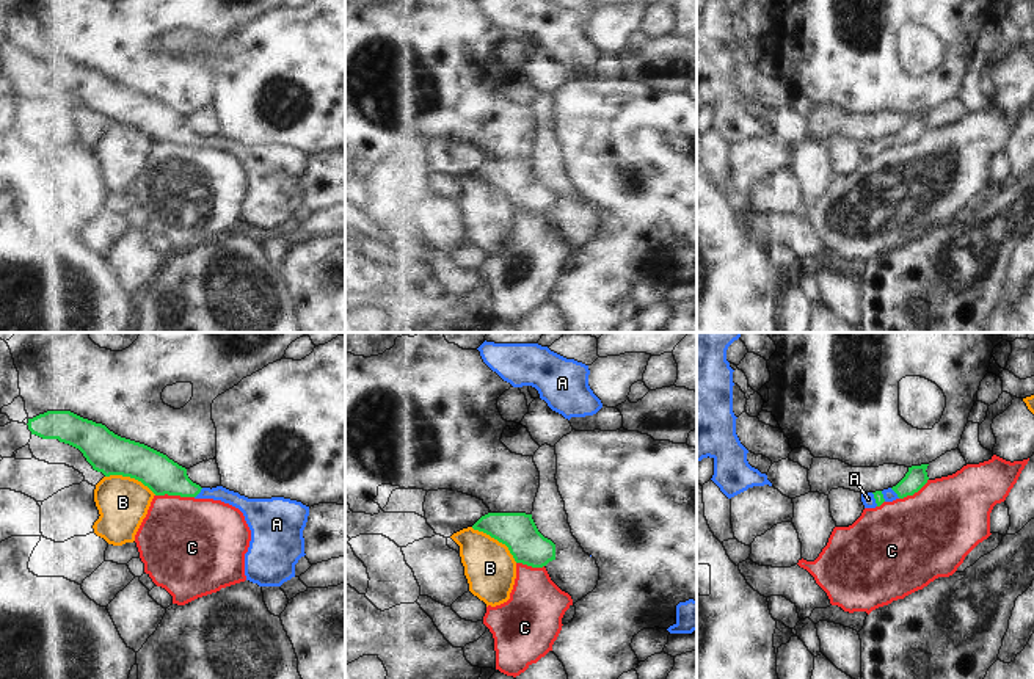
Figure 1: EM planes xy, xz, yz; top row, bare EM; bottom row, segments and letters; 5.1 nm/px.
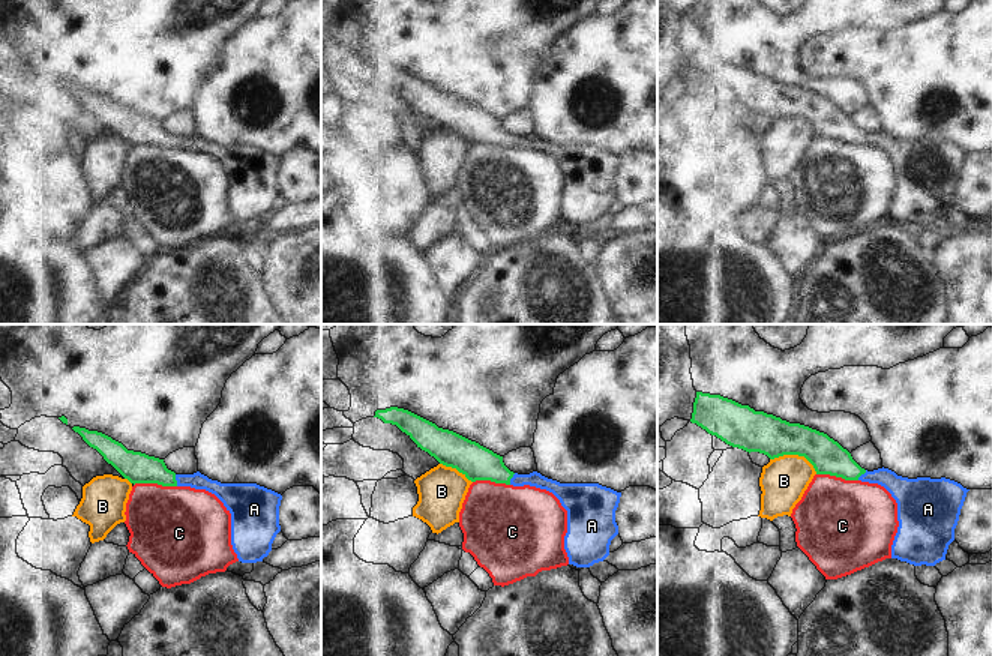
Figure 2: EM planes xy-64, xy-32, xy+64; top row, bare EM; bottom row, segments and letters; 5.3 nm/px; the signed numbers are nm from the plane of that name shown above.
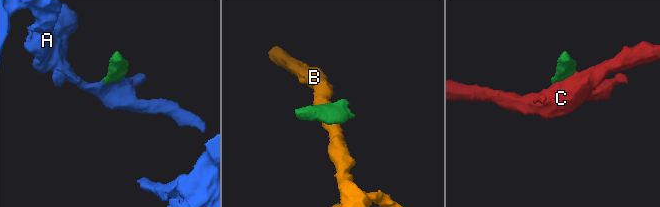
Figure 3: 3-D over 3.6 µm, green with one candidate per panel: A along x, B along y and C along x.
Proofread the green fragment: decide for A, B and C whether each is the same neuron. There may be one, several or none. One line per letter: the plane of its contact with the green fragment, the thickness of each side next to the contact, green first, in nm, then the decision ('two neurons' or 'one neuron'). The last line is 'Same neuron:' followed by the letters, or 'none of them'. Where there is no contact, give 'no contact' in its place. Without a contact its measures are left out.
A: contact in yz; calibres 110 and 60 nm; one neuron
B: contact in xz; calibres 190 and 260 nm; two neurons
C: contact in xy; calibres 190 and 460 nm; two neurons
Same neuron: A

